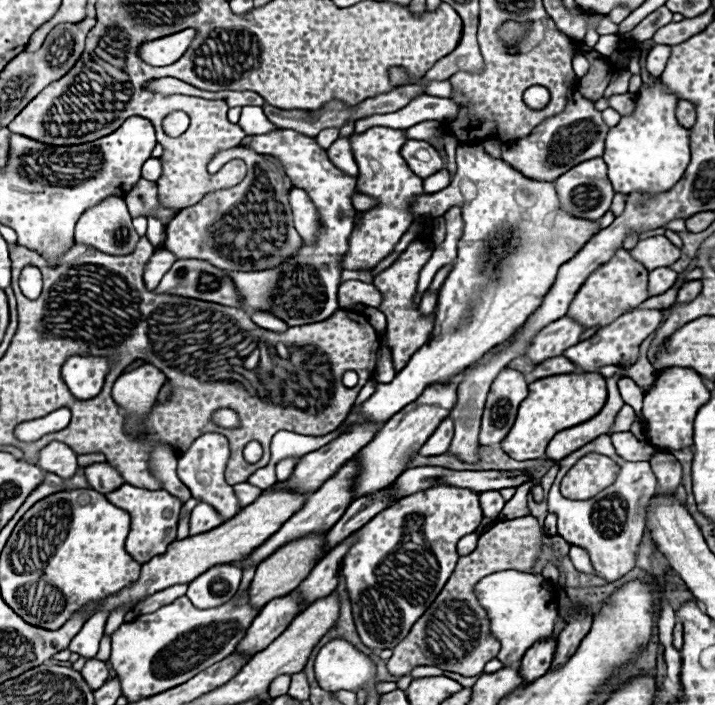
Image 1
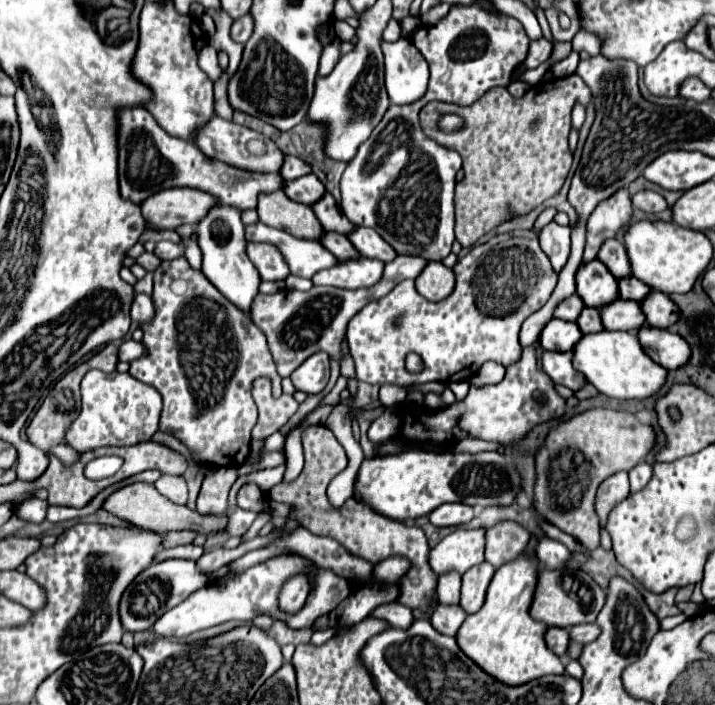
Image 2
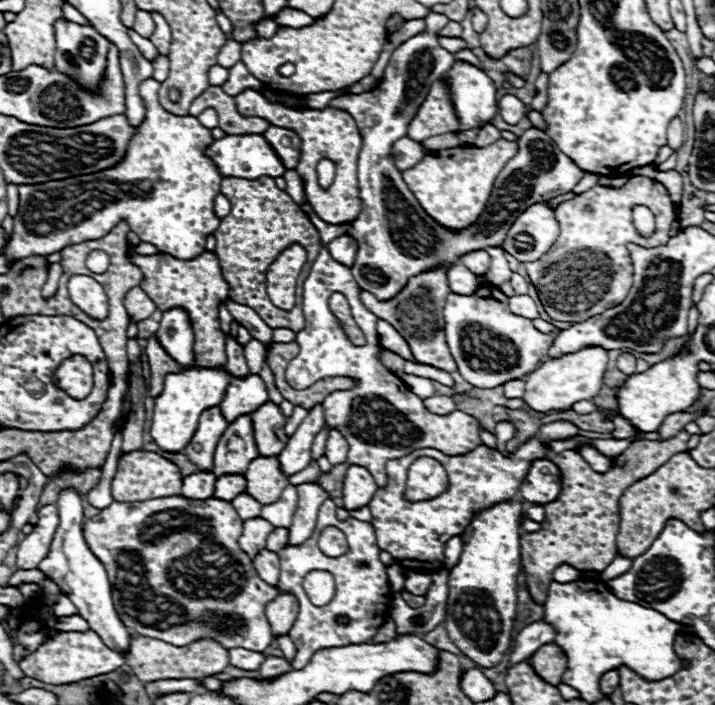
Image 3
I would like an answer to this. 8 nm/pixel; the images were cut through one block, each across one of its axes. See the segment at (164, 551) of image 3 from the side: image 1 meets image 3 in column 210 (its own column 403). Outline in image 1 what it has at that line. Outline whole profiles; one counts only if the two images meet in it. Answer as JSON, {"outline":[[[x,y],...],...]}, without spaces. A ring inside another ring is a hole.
{"outline":[[[436,484],[428,490],[404,496],[394,506],[382,510],[368,524],[364,524],[364,528],[358,530],[358,540],[346,554],[342,572],[350,592],[356,630],[370,650],[394,648],[406,638],[412,624],[436,600],[436,596],[452,576],[454,566],[458,562],[456,542],[466,534],[472,534],[482,522],[482,518],[484,516],[480,510],[478,492],[448,484]]]}

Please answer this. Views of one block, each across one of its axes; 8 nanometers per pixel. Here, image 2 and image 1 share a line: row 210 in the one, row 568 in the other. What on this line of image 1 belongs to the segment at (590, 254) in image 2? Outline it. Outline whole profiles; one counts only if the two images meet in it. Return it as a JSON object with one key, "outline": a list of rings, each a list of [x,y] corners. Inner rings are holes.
{"outline":[[[608,434],[598,436],[596,440],[588,442],[586,446],[574,450],[560,462],[560,472],[556,476],[556,482],[552,484],[548,492],[548,510],[558,516],[558,536],[562,536],[568,544],[580,546],[590,554],[590,562],[594,566],[596,576],[604,578],[606,582],[614,582],[622,578],[626,572],[634,568],[634,560],[638,554],[638,546],[644,534],[644,508],[648,500],[656,492],[656,476],[650,470],[648,462],[624,462],[614,452],[612,440]],[[590,452],[604,454],[618,462],[620,472],[618,478],[608,486],[608,490],[598,494],[598,504],[584,504],[582,500],[568,500],[560,494],[560,480],[566,476],[566,472],[576,464],[576,456],[586,456]]]}

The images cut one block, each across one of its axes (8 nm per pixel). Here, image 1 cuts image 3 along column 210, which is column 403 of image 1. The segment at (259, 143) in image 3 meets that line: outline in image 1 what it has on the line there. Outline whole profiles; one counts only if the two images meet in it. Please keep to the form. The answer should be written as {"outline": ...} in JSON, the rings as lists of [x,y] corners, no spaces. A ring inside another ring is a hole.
{"outline":[[[406,140],[400,150],[400,156],[406,160],[408,168],[422,180],[444,168],[444,162],[438,152],[424,140]]]}

